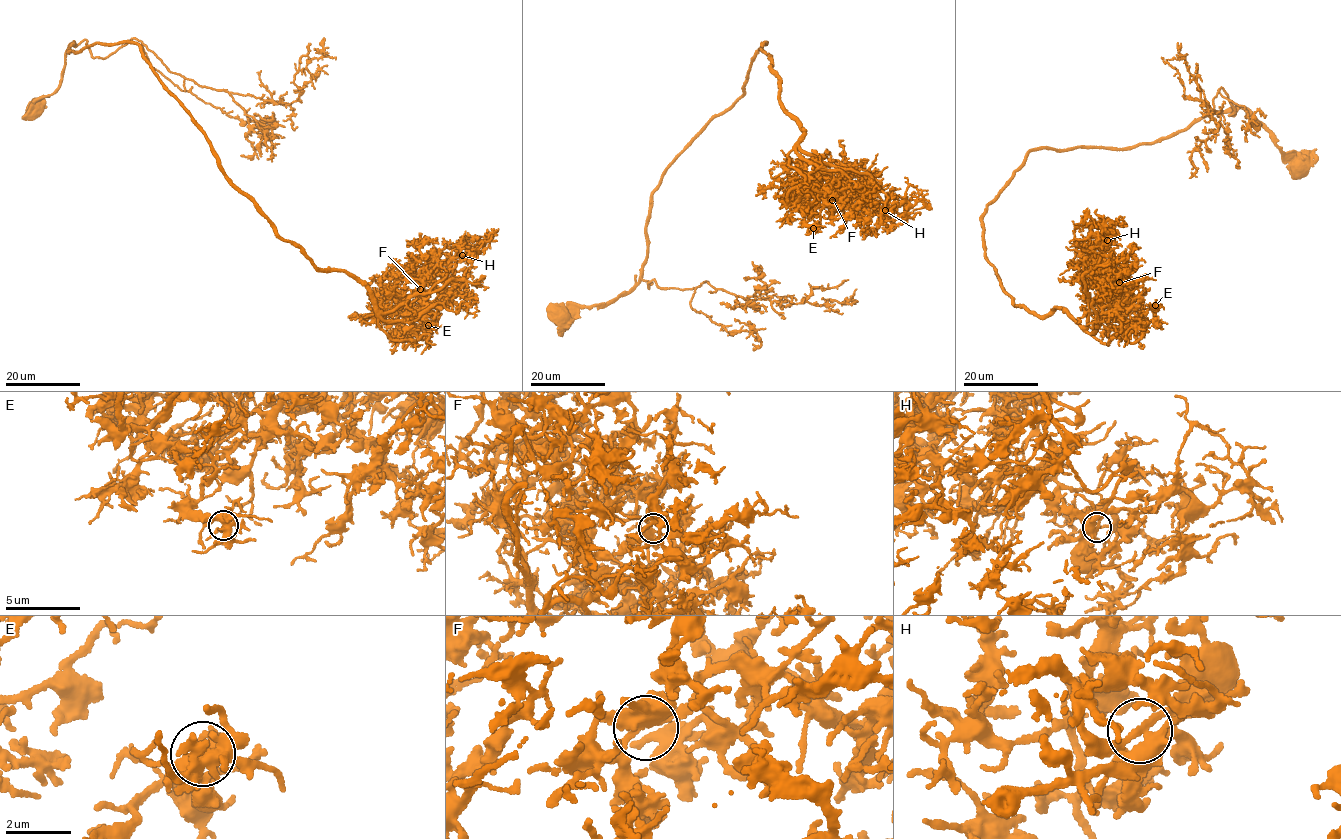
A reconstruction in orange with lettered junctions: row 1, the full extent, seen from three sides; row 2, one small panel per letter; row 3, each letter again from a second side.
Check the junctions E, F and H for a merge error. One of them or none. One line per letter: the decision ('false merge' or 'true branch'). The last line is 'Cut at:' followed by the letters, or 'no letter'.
E: true branch
F: true branch
H: true branch
Cut at: no letter

